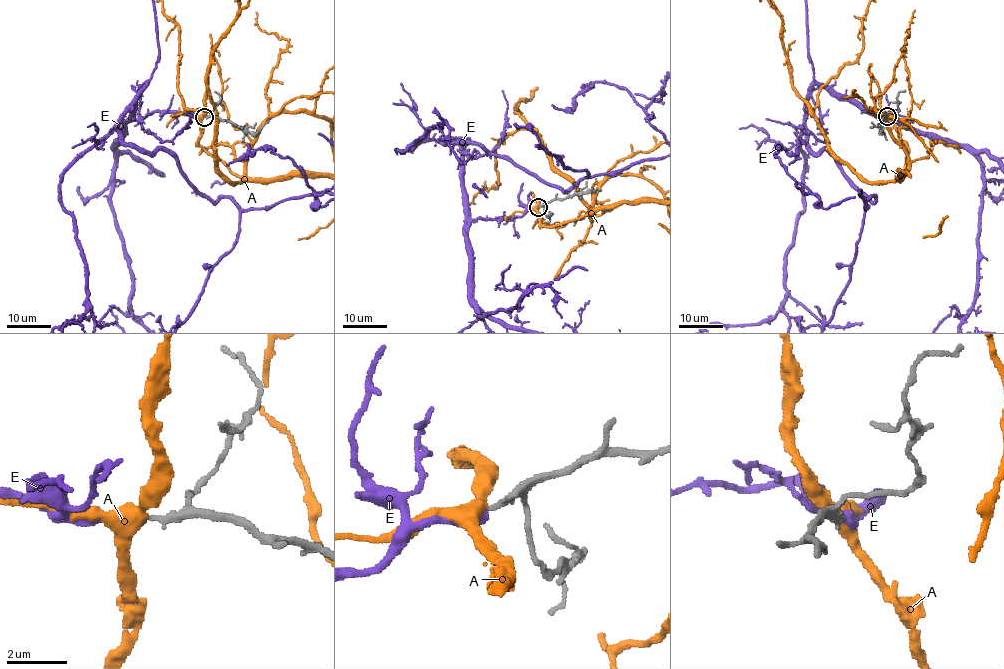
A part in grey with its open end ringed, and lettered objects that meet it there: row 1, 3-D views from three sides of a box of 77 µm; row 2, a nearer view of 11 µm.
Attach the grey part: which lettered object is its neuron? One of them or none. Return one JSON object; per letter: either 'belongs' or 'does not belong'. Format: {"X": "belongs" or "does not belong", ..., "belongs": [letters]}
{"A": "does not belong", "E": "belongs", "belongs": ["E"]}

